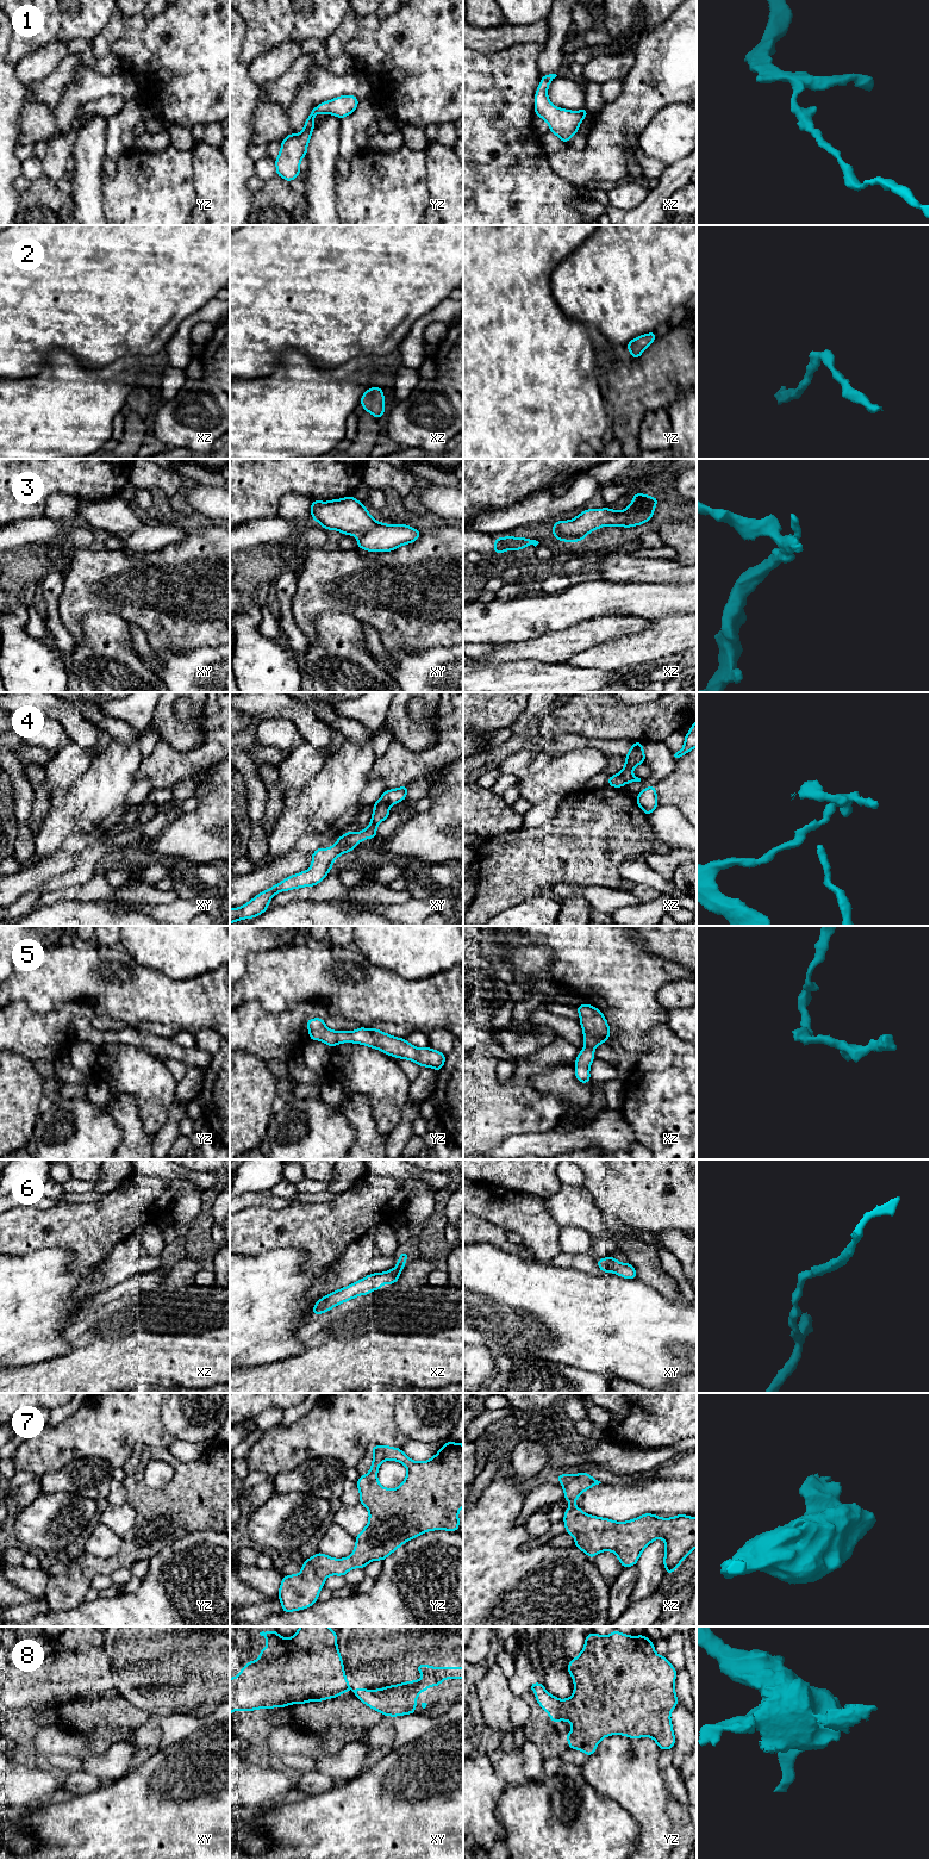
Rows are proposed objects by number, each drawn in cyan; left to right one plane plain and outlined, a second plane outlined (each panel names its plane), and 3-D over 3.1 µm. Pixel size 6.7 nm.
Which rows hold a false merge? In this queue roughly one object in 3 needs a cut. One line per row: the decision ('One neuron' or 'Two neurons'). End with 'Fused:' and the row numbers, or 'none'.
1: One neuron
2: One neuron
3: One neuron
4: Two neurons
5: One neuron
6: One neuron
7: One neuron
8: Two neurons
Fused: 4, 8

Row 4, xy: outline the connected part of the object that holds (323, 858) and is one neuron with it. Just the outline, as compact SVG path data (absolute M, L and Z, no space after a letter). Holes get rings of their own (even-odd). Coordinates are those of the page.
M380 798L374 803L372 821L366 829L361 829L357 835L350 831L339 836L330 848L318 848L312 853L312 865L308 870L285 878L276 885L256 895L241 908L230 908L230 923L243 919L254 919L268 909L268 904L274 895L281 891L298 889L302 887L314 887L320 883L331 871L333 860L347 852L352 852L362 840L377 835L376 827L389 816L391 803Z

